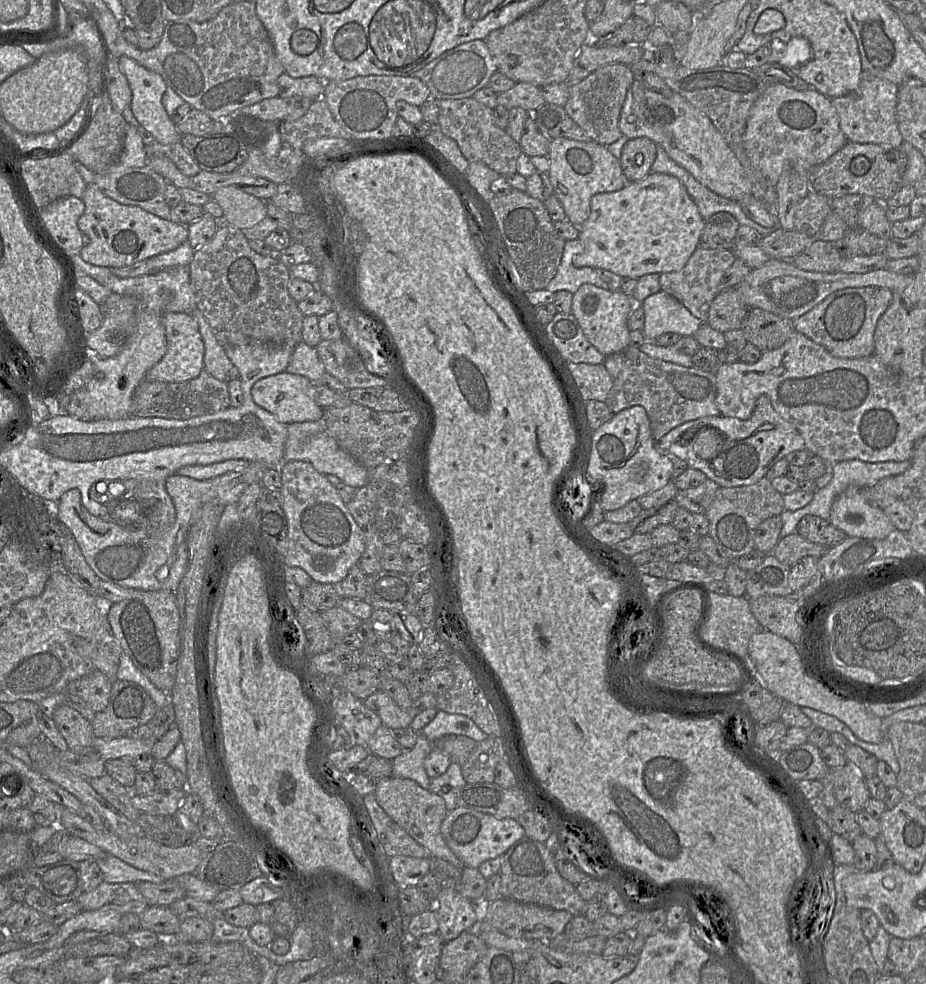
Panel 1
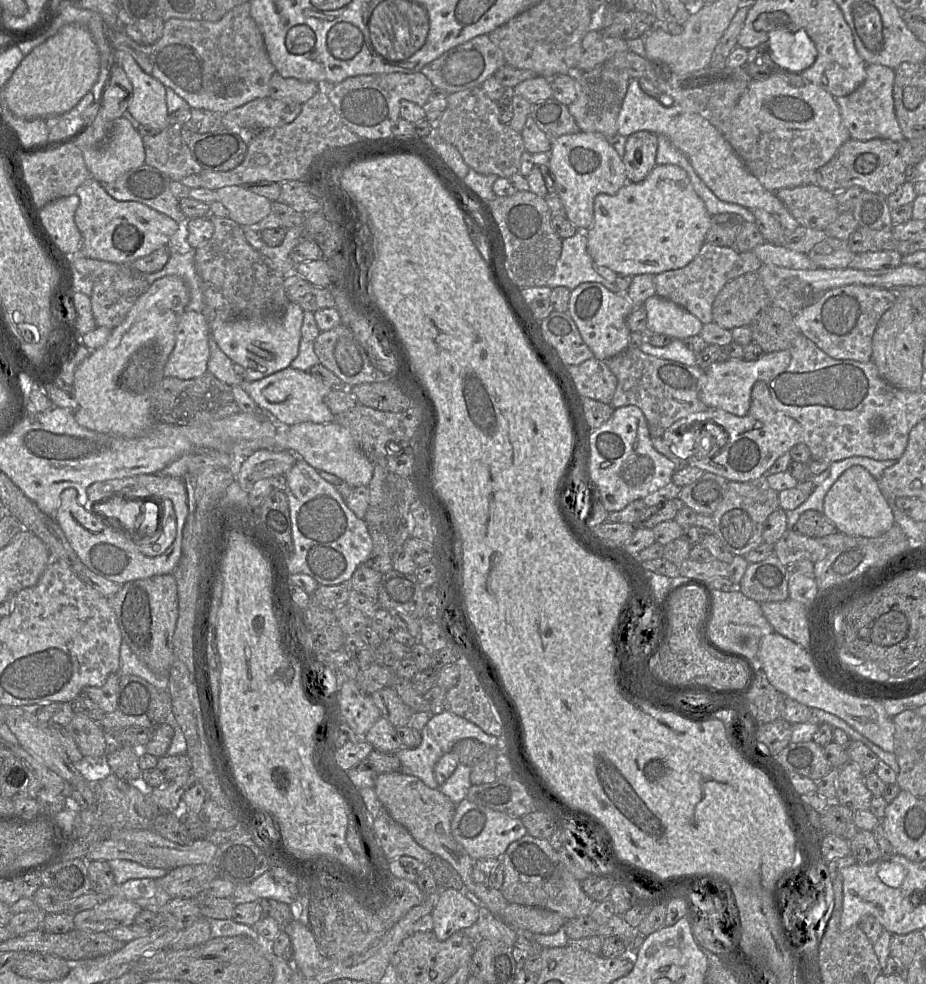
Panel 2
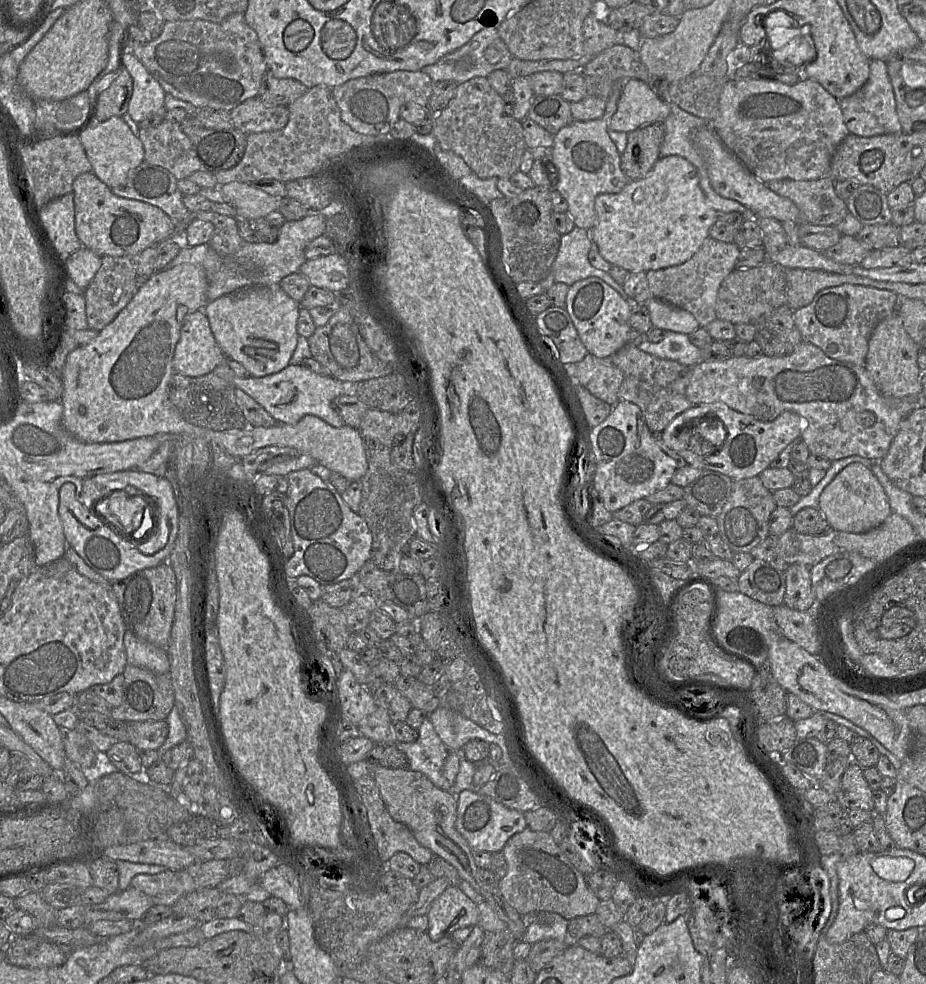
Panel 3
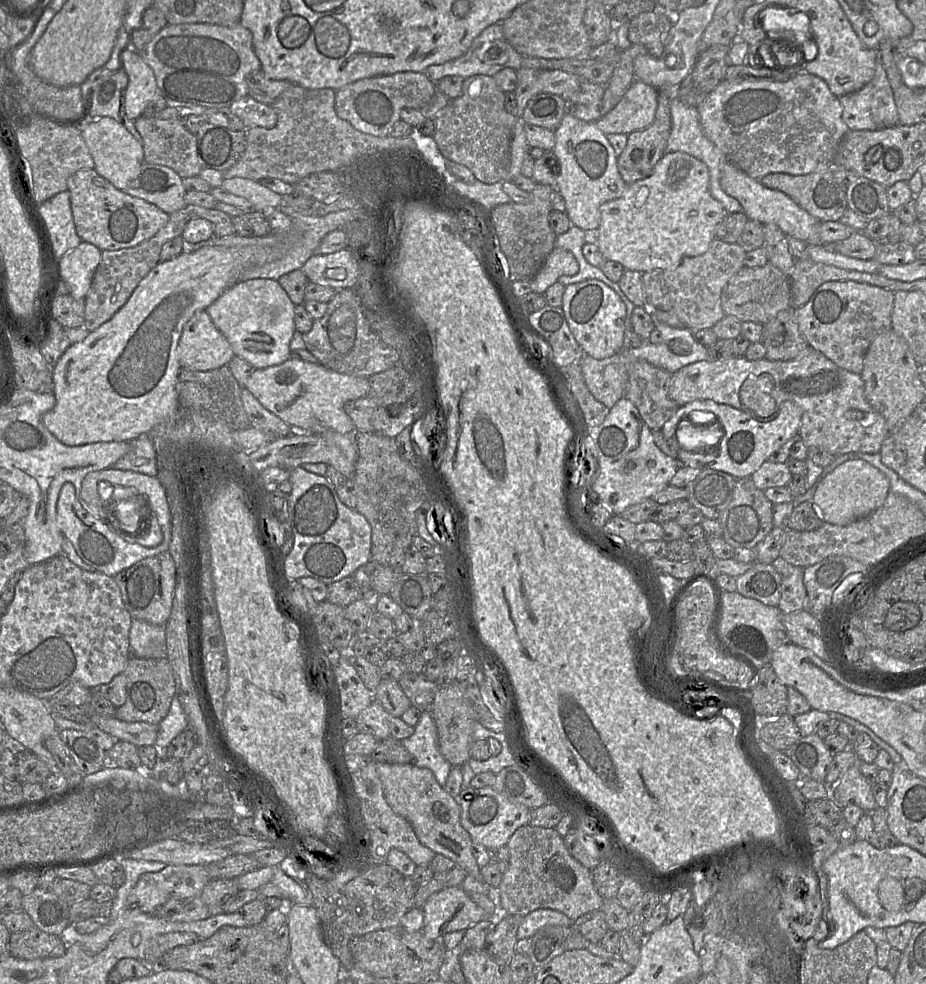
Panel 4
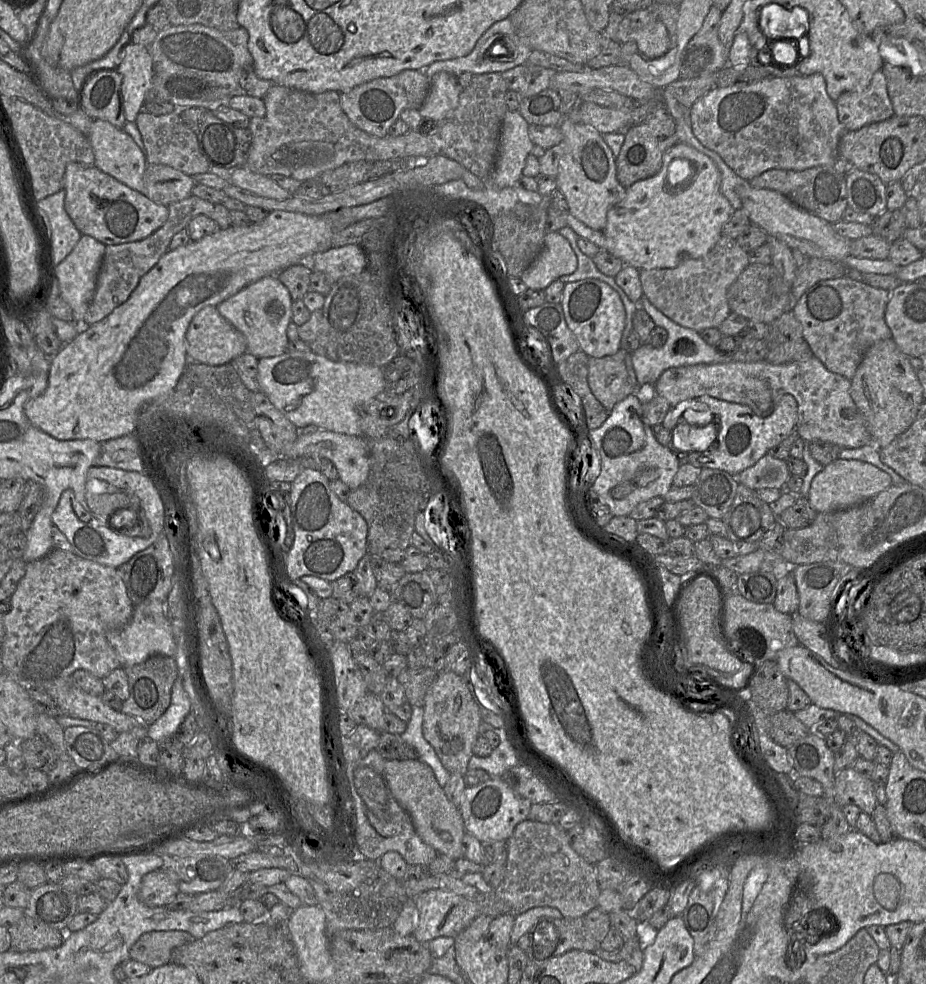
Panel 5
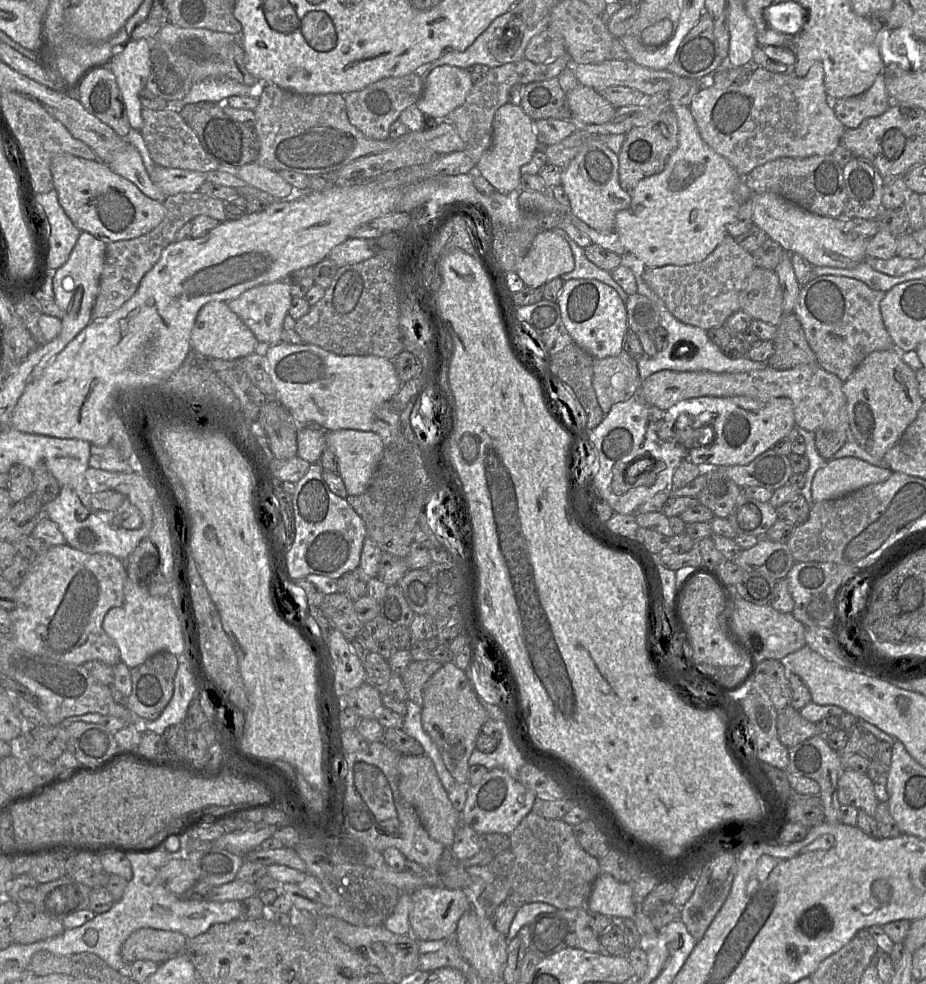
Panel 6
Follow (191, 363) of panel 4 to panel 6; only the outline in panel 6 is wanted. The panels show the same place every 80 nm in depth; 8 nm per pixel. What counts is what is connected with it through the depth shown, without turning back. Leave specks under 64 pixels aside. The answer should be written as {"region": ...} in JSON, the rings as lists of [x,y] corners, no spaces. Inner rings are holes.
{"region":[[[210,301],[198,312],[191,332],[191,349],[202,356],[234,360],[262,349],[249,327],[229,308],[227,302]]]}

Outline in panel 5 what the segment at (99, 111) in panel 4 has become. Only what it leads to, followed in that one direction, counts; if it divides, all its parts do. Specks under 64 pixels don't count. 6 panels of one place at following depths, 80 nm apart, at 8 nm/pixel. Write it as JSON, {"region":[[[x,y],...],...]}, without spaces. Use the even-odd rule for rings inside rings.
{"region":[[[116,69],[91,74],[83,85],[83,110],[93,120],[107,121],[119,129],[127,122],[121,95],[122,77]]]}

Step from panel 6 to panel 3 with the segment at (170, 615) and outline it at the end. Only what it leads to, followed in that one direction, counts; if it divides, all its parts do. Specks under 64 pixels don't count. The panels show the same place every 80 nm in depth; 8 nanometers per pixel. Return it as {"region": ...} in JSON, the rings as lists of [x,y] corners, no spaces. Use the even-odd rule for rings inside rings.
{"region":[[[129,629],[125,631],[123,643],[127,665],[142,667],[157,674],[169,673],[167,648],[143,641]]]}

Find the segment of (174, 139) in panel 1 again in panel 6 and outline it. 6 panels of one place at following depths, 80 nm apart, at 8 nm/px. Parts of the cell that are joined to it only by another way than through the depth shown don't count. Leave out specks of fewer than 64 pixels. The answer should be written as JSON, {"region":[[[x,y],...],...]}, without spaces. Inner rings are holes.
{"region":[[[130,39],[113,55],[108,64],[124,100],[130,126],[141,131],[143,107],[139,93],[145,89],[150,72],[150,40]]]}

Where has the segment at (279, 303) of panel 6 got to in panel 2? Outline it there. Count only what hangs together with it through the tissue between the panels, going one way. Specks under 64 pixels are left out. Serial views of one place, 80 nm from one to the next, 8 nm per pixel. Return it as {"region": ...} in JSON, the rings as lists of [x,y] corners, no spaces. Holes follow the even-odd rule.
{"region":[[[289,302],[283,312],[243,316],[234,320],[212,319],[210,335],[219,348],[245,369],[245,379],[256,381],[290,367],[298,355],[302,338],[304,310],[297,302]]]}

